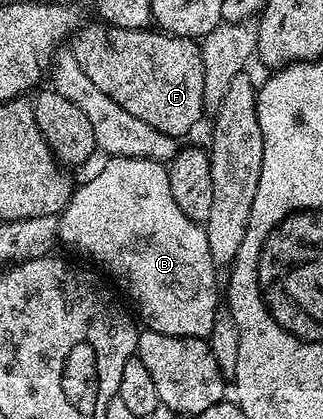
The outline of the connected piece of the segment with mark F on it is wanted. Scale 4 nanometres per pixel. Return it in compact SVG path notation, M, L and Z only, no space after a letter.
M98 23L99 25L87 25L83 30L80 28L78 32L70 38L69 48L74 53L77 63L86 71L89 79L101 87L101 91L105 91L105 95L109 95L109 99L113 99L113 103L125 107L125 111L129 111L129 115L137 115L137 119L145 119L145 123L149 123L151 127L157 127L157 131L165 131L170 137L176 139L182 138L182 133L187 133L199 121L199 116L205 113L203 104L203 51L202 48L190 37L177 37L162 31L154 31L150 28L146 29L122 29L116 25L108 25L106 23Z

